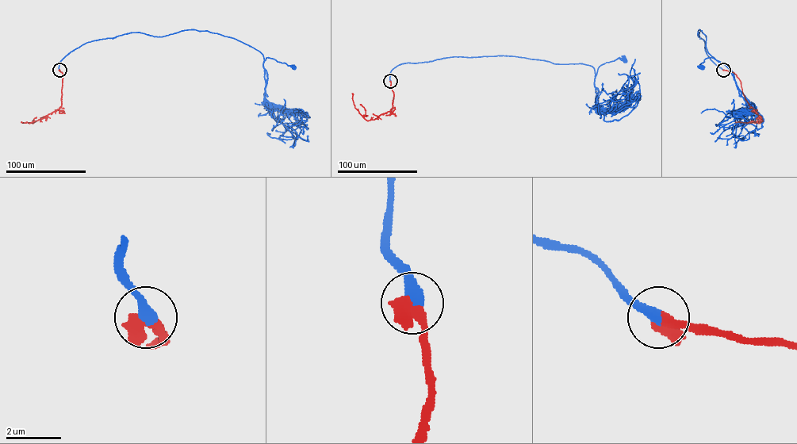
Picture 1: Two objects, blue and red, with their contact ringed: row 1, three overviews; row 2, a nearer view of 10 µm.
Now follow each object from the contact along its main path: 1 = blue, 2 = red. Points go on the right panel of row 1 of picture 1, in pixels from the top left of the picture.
1: (723, 70), (706, 55), (699, 29), (707, 51), (721, 62), (707, 57), (703, 67)
2: (723, 70), (736, 74), (745, 99), (763, 120), (760, 123), (735, 122)

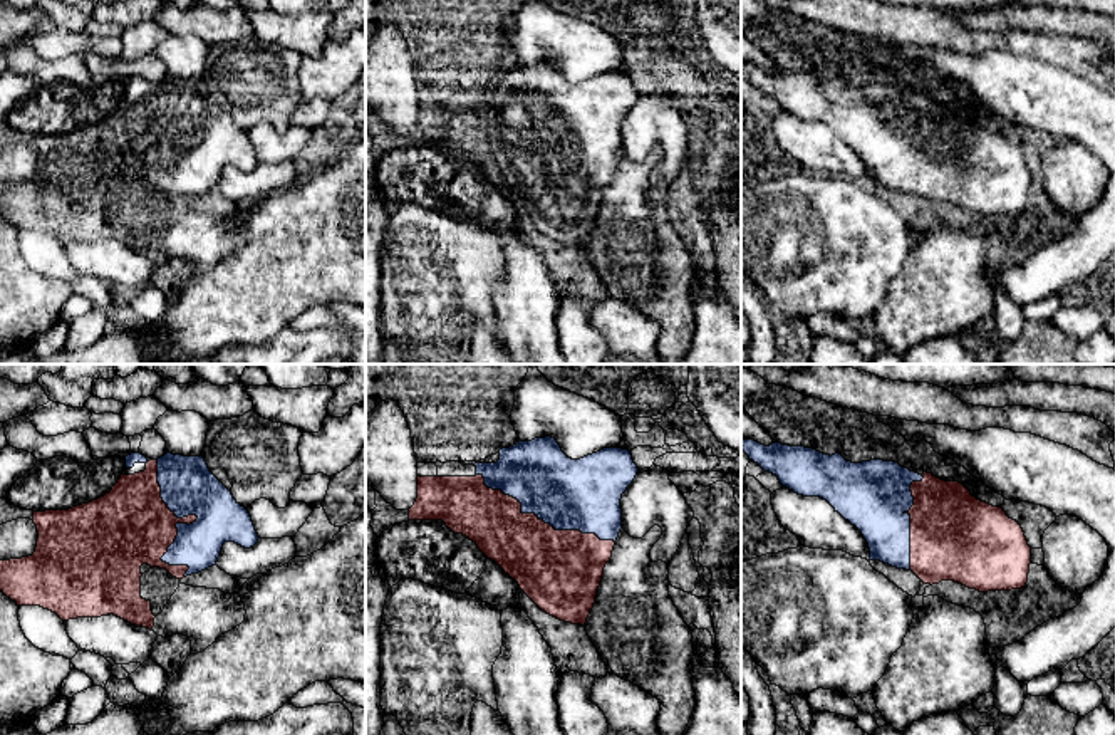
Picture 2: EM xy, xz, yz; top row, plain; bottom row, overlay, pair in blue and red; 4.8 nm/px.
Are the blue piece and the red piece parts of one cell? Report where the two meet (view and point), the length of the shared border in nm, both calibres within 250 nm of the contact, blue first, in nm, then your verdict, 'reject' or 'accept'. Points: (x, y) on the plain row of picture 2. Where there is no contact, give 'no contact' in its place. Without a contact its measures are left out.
xy (176, 151) | 600 nm | 260/380 nm | accept

